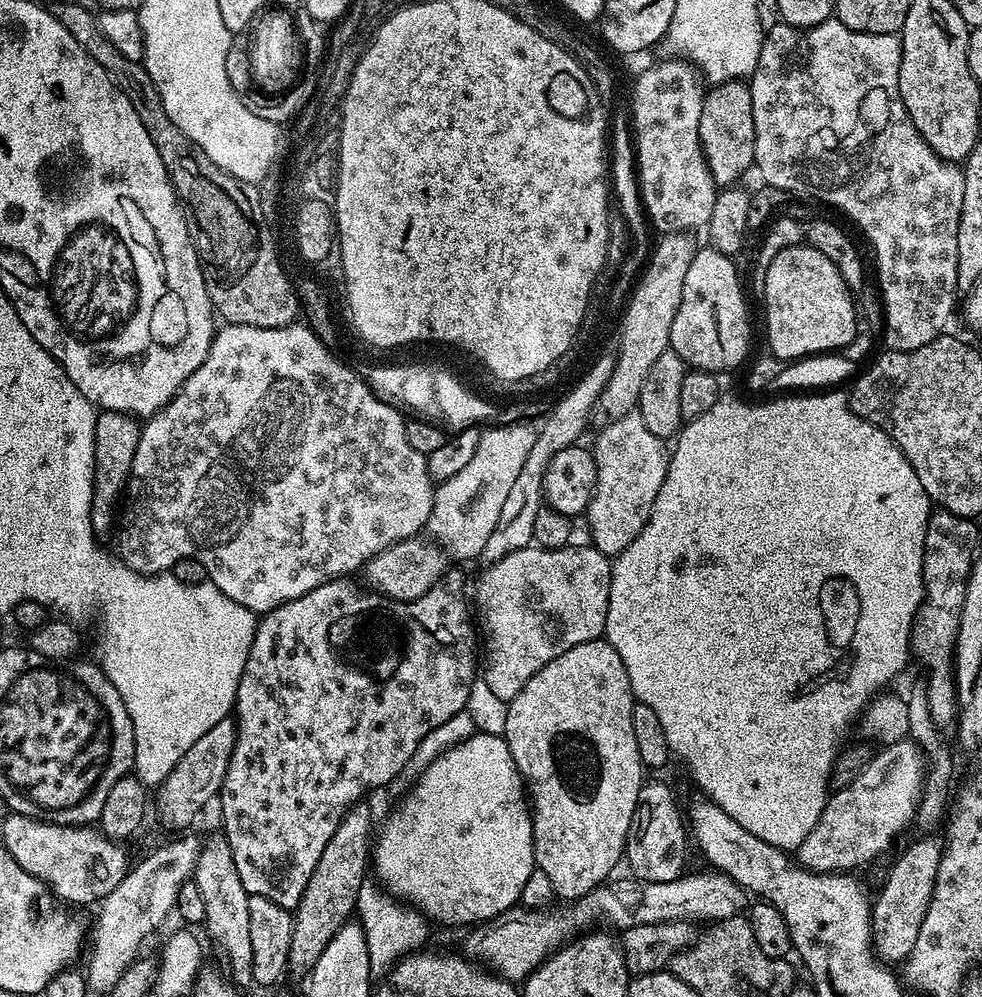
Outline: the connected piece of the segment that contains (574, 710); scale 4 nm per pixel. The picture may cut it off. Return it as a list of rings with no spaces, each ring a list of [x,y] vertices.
[[[604,638],[582,642],[578,646],[566,650],[566,654],[558,654],[558,658],[554,658],[554,662],[546,662],[546,666],[542,666],[542,670],[538,670],[538,674],[534,674],[534,678],[530,678],[530,682],[526,682],[526,686],[522,686],[522,690],[518,690],[518,694],[513,700],[507,701],[508,713],[504,716],[502,735],[504,741],[510,746],[510,754],[518,766],[521,776],[524,777],[527,791],[530,793],[536,866],[539,871],[546,874],[546,878],[550,878],[556,895],[561,901],[571,902],[578,899],[579,896],[590,894],[590,890],[605,883],[615,873],[612,871],[615,870],[616,863],[619,860],[621,863],[625,859],[628,837],[632,831],[632,819],[638,806],[638,794],[641,786],[646,782],[646,769],[638,754],[638,742],[634,738],[633,703],[634,697],[630,678],[626,674],[626,666],[622,666],[622,658],[618,658],[618,650],[614,650],[614,646]]]

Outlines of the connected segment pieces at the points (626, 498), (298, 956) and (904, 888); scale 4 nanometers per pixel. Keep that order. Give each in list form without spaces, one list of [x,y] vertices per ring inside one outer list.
[[[638,414],[617,416],[600,432],[596,440],[594,455],[596,458],[596,489],[592,491],[592,501],[586,509],[588,528],[592,531],[591,547],[597,548],[609,558],[615,558],[630,542],[638,538],[638,534],[648,525],[654,502],[658,498],[658,490],[662,490],[662,482],[668,469],[669,449],[664,449],[665,441],[661,437],[650,434],[646,422]]]
[[[361,802],[352,805],[352,808],[338,822],[338,830],[334,830],[330,842],[326,842],[326,850],[322,850],[322,858],[318,858],[318,866],[310,874],[310,882],[306,882],[306,890],[294,909],[294,919],[292,922],[292,937],[290,938],[290,954],[288,955],[287,967],[293,972],[307,974],[311,972],[314,962],[326,950],[330,938],[338,934],[342,925],[349,923],[350,917],[356,912],[358,894],[366,887],[364,875],[370,872],[370,841],[374,836],[374,824],[372,828],[372,808],[368,802]]]
[[[932,834],[918,839],[922,840],[914,841],[897,858],[884,882],[880,897],[875,897],[872,907],[872,946],[876,949],[876,955],[889,966],[903,965],[914,950],[914,942],[918,942],[926,910],[930,910],[930,898],[936,889],[944,844],[936,841],[937,837]]]

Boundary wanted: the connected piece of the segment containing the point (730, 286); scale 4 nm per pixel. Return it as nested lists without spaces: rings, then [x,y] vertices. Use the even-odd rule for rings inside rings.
[[[711,246],[697,247],[694,262],[686,269],[686,282],[682,282],[682,302],[678,314],[674,314],[674,326],[670,326],[670,348],[678,353],[689,369],[701,368],[707,372],[728,374],[748,356],[752,344],[752,324],[748,321],[748,304],[744,301],[744,288],[736,273],[737,261],[725,252]]]

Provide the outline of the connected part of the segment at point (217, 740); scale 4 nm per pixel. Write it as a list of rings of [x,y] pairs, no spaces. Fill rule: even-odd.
[[[231,719],[218,722],[218,726],[211,728],[206,734],[202,734],[202,738],[198,738],[198,742],[194,742],[194,746],[190,746],[190,750],[186,750],[186,754],[182,758],[182,762],[178,762],[178,766],[174,766],[174,770],[170,770],[170,774],[155,789],[154,792],[154,812],[160,815],[160,820],[164,824],[169,824],[172,828],[184,828],[180,830],[188,830],[192,823],[196,820],[196,815],[207,806],[208,803],[215,801],[220,794],[220,787],[226,778],[226,770],[230,766],[230,754],[236,745],[236,726]]]

